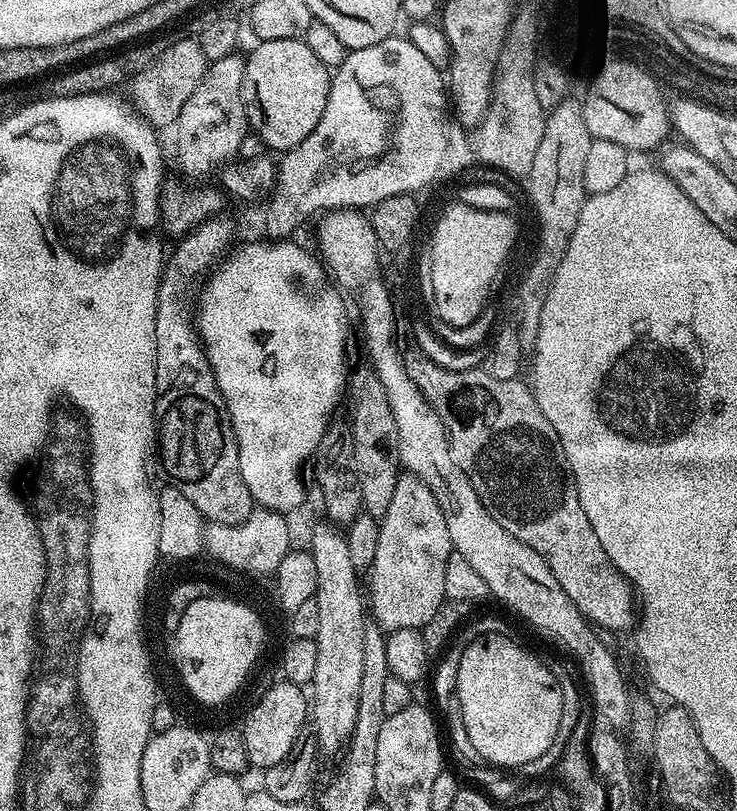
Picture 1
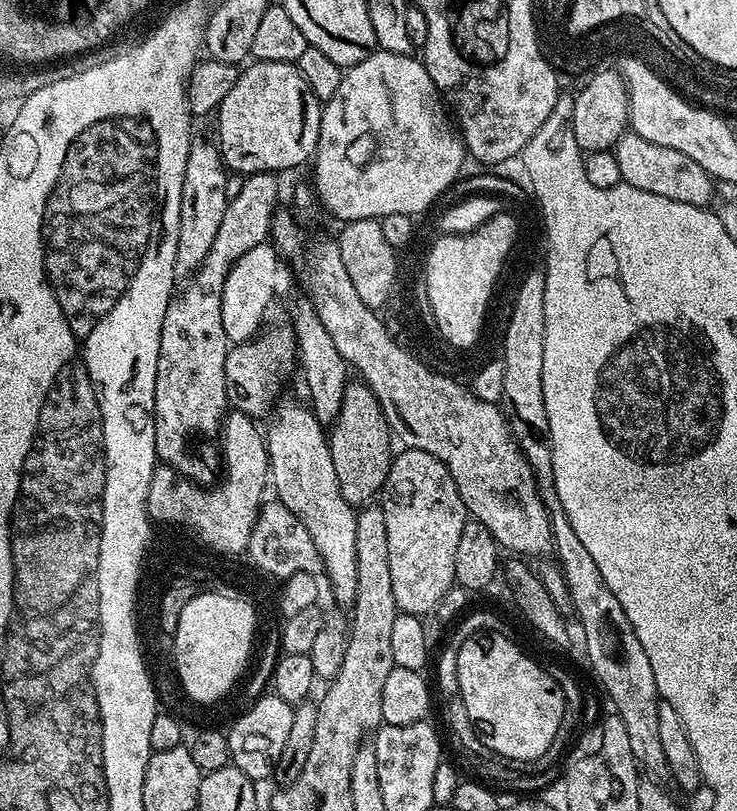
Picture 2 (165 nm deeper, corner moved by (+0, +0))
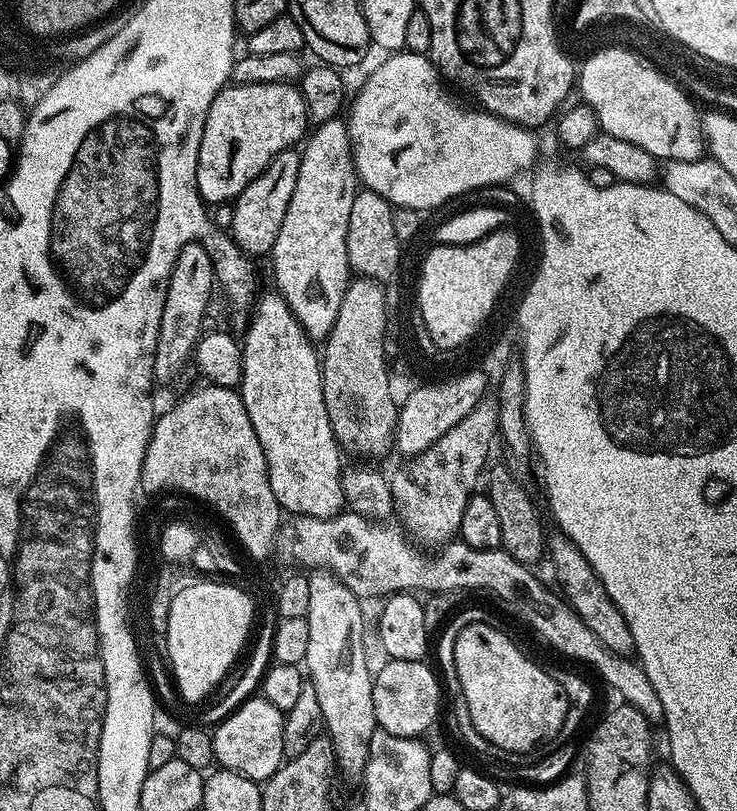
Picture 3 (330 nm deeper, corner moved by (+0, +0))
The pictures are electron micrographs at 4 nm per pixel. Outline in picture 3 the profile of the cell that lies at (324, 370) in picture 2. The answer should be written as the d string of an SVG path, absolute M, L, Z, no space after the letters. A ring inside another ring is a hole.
M337 118L316 124L299 153L298 182L294 182L294 195L290 197L290 206L286 206L286 218L282 218L282 230L278 230L270 261L276 279L275 291L290 306L309 340L324 342L338 318L345 285L349 282L346 230L358 191L345 121Z

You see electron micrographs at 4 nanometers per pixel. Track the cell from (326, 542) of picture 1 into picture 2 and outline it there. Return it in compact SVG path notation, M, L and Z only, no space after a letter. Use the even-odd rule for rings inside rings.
M288 400L277 403L274 408L276 417L272 425L266 428L266 447L270 461L270 484L276 487L275 499L306 526L310 538L314 540L314 546L320 555L320 561L324 563L323 575L328 576L328 584L332 587L332 596L338 603L350 606L356 597L358 590L358 562L354 550L354 530L356 529L357 509L342 498L338 490L338 478L334 474L334 462L328 449L328 436L325 425L316 420L311 407L300 405L296 400Z

